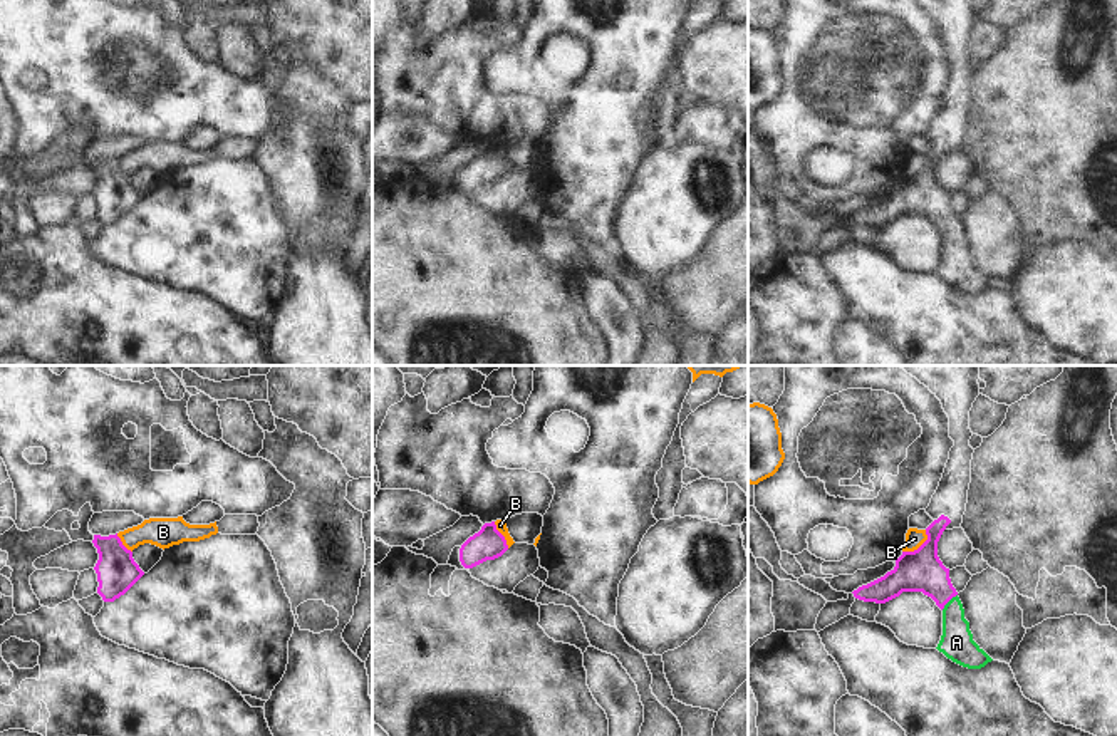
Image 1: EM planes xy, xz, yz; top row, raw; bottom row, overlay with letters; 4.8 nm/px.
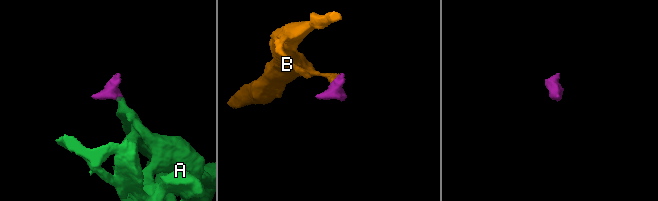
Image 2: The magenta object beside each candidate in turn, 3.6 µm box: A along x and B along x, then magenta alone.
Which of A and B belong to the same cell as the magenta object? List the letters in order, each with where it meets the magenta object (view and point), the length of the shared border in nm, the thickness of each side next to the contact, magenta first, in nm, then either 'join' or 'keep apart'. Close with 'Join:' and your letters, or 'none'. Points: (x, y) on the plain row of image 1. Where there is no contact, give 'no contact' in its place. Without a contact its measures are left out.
A: yz (948, 225) | 110 nm | 200/160 nm | join
B: yz (919, 171) | 160 nm | 200/90 nm | keep apart
Join: A

